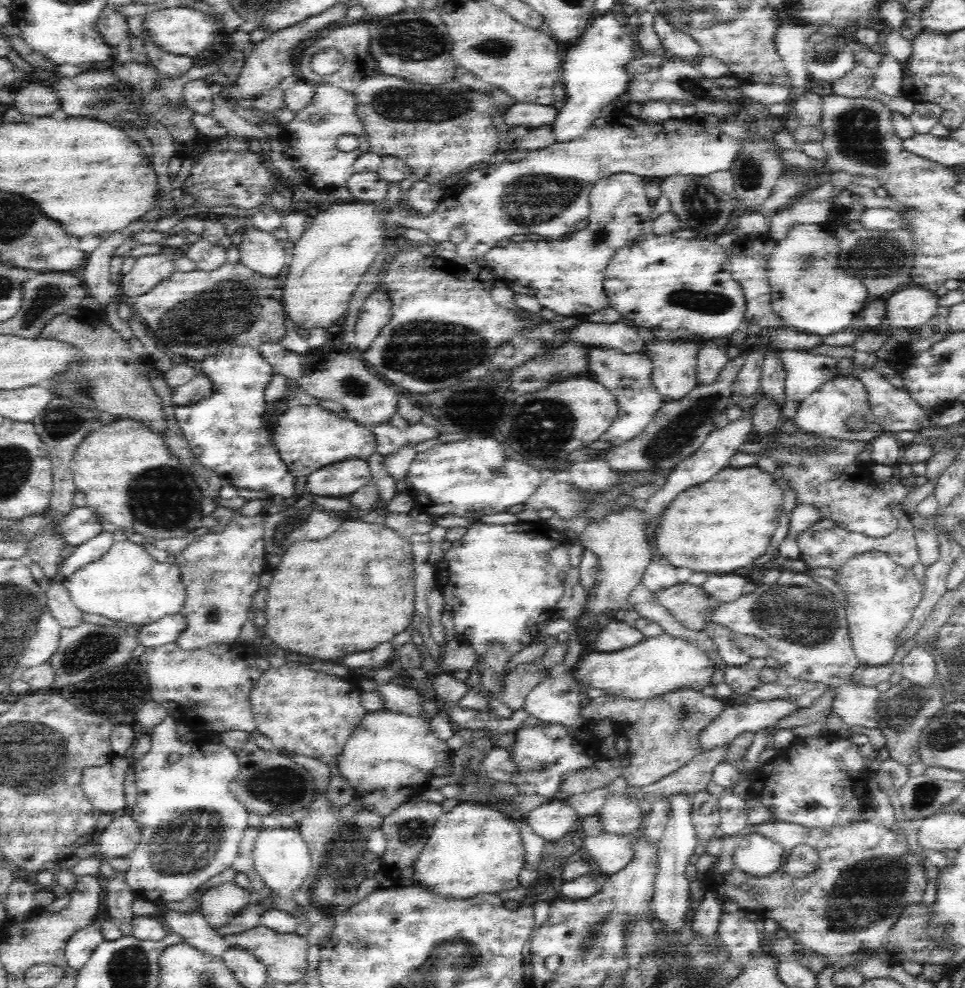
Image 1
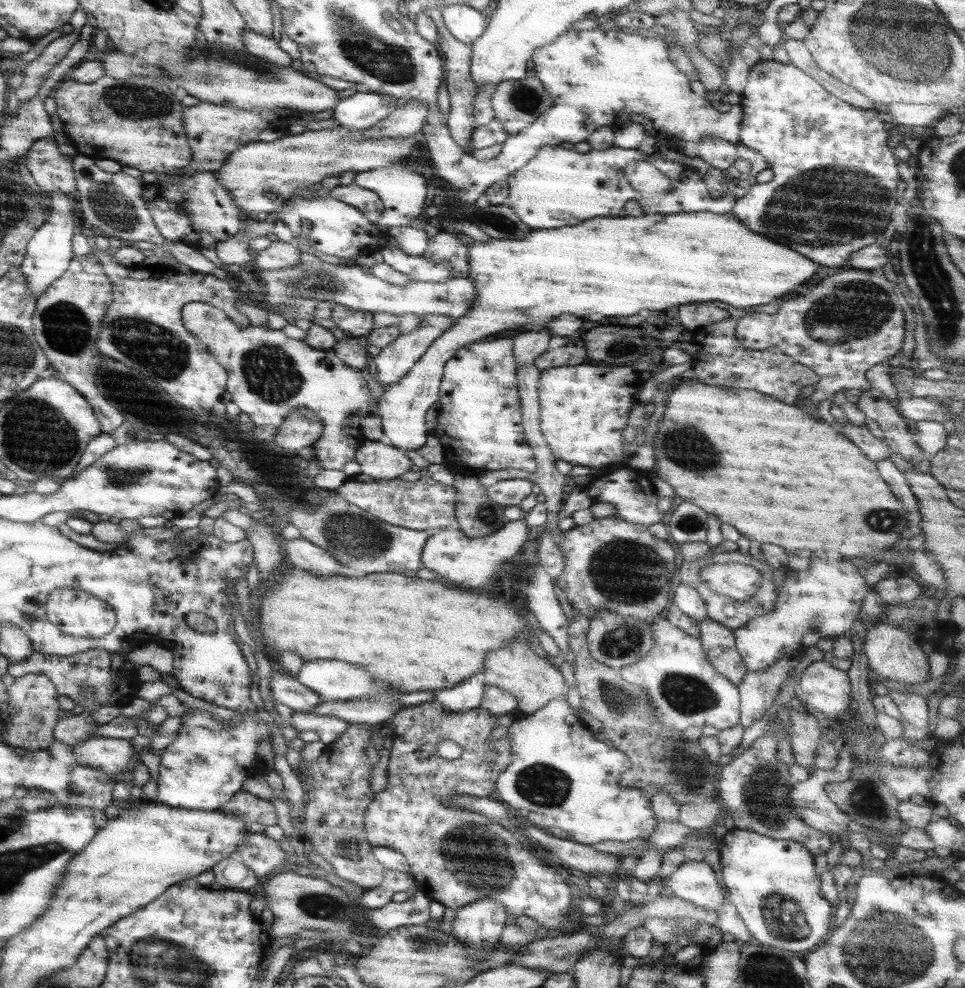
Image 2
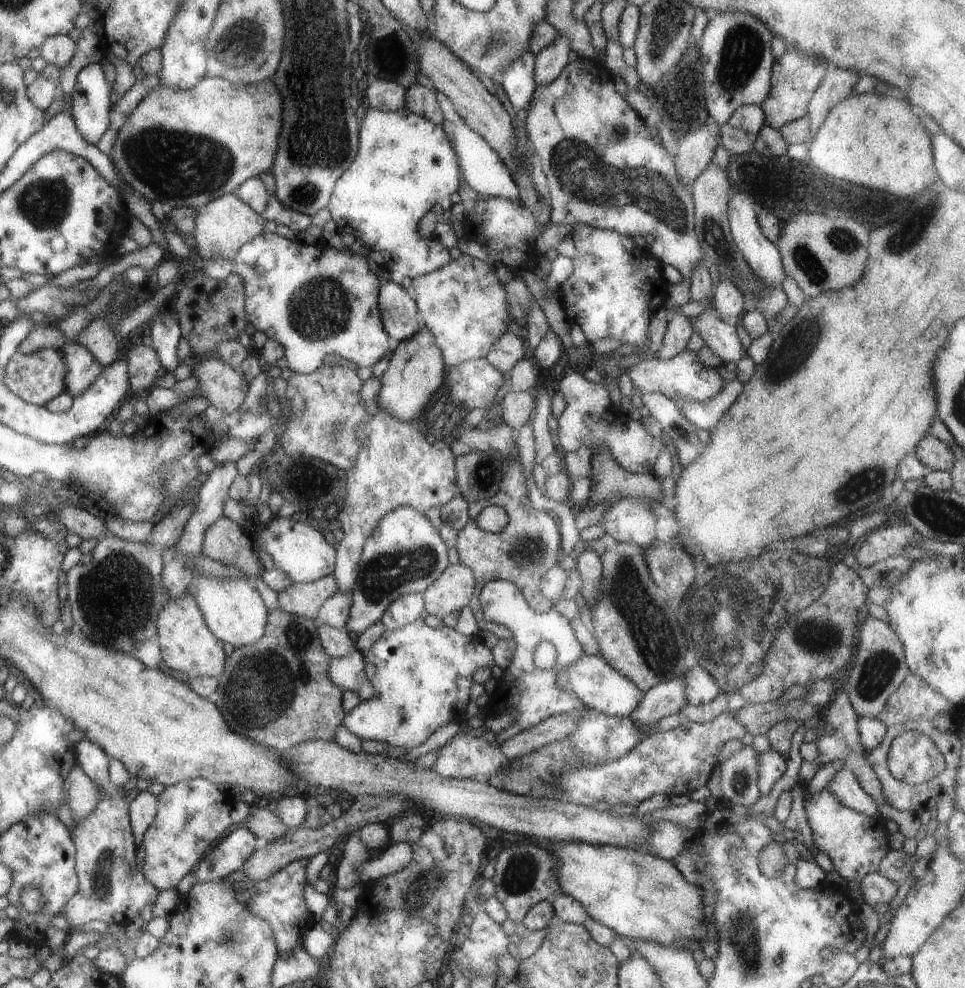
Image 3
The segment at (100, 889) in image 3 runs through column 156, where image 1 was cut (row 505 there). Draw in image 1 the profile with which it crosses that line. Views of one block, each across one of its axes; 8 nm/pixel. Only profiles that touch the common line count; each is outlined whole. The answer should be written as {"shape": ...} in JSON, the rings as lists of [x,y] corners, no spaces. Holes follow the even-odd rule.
{"shape":[[[896,503],[891,504],[891,511],[897,518],[897,528],[890,532],[887,536],[881,538],[871,538],[861,533],[848,532],[842,528],[830,528],[830,530],[822,530],[821,532],[812,532],[806,530],[800,534],[798,547],[800,547],[800,558],[808,566],[808,570],[812,568],[838,568],[844,564],[850,556],[856,556],[866,551],[880,551],[890,555],[890,558],[903,566],[904,568],[912,568],[919,561],[918,546],[915,540],[915,528],[908,520],[908,514],[898,511]]]}

